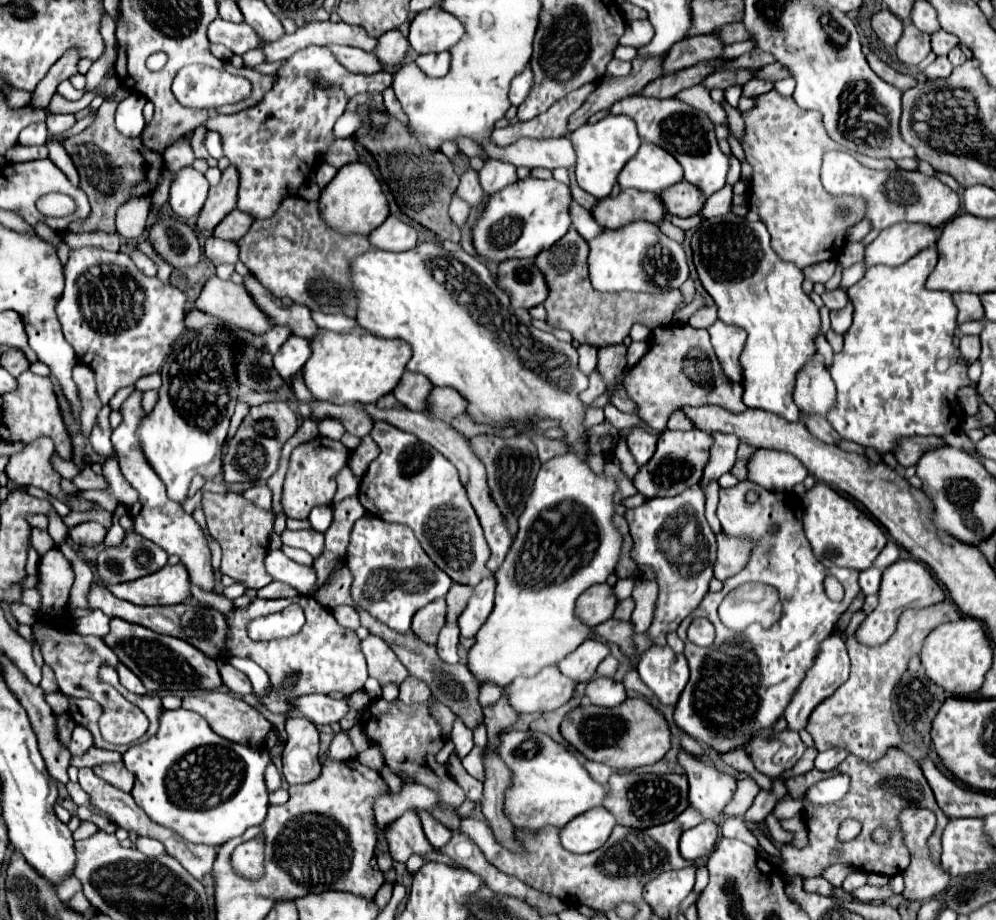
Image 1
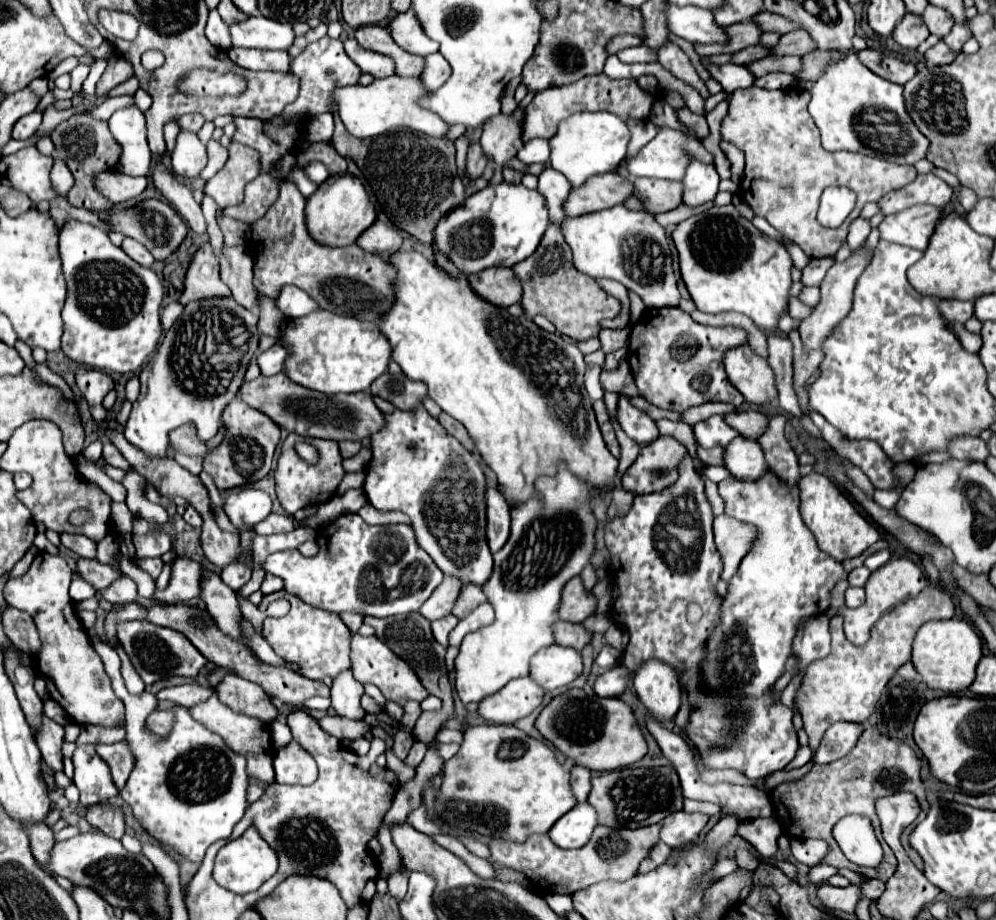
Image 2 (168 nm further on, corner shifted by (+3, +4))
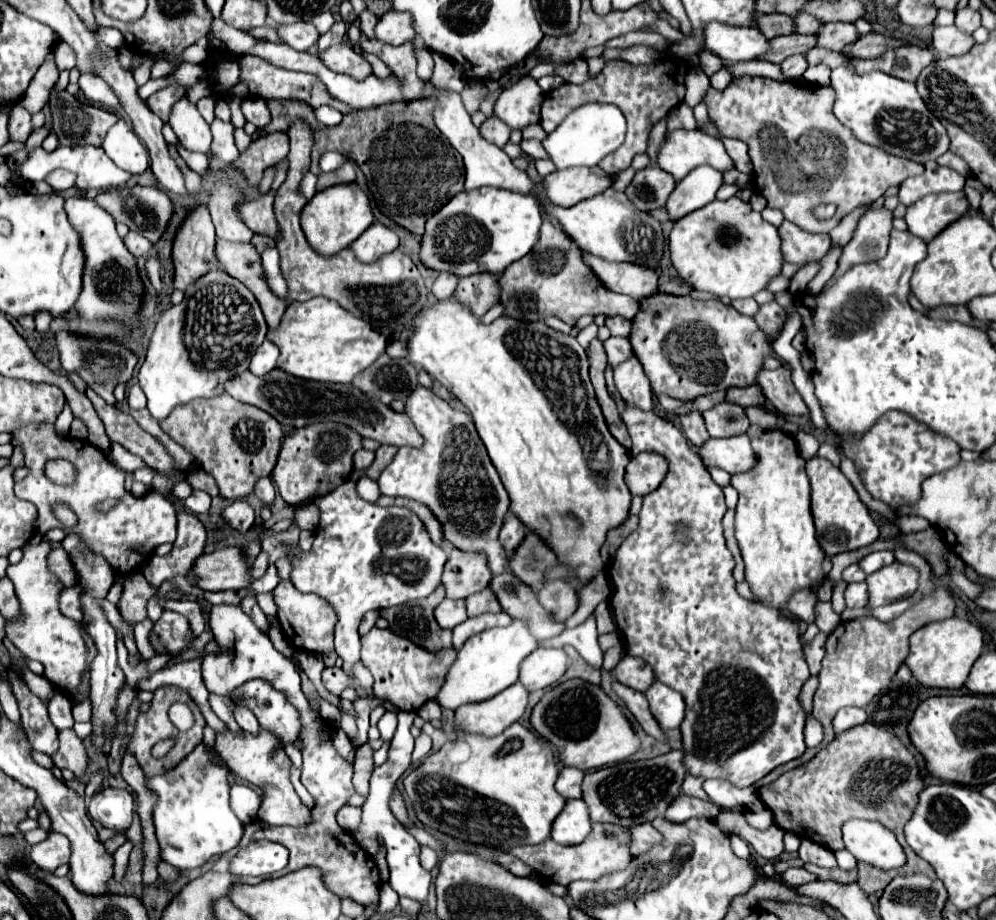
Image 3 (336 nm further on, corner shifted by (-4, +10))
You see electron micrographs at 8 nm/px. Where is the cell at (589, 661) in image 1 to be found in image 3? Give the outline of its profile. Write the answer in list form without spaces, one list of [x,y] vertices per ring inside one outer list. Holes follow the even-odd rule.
[[[538,648],[520,666],[520,682],[528,692],[554,686],[568,670],[568,654],[562,648]]]

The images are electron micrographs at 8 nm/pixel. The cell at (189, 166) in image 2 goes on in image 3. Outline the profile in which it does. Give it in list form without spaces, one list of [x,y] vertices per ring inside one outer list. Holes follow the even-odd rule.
[[[182,98],[174,104],[168,124],[172,126],[180,144],[186,150],[202,152],[202,154],[210,152],[210,148],[212,148],[210,124],[204,122],[204,118],[196,110],[196,106],[190,104],[186,98]]]

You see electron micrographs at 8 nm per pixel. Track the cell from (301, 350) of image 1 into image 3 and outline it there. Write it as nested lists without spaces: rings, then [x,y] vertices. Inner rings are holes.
[[[264,340],[264,344],[260,344],[260,348],[256,350],[256,354],[252,356],[250,372],[256,374],[256,376],[264,376],[272,368],[276,368],[278,356],[280,356],[280,350],[276,348],[276,344],[272,344],[270,340]]]

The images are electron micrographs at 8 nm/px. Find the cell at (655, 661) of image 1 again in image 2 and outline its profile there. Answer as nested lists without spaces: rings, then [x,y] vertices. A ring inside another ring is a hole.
[[[649,660],[635,672],[633,686],[639,702],[657,722],[669,722],[675,718],[681,706],[681,686],[673,668],[663,666],[663,662]]]

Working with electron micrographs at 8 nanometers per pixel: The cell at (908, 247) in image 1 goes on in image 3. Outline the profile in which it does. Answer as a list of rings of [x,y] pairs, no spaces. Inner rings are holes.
[[[964,192],[928,194],[906,208],[904,220],[908,224],[908,232],[930,242],[966,210],[968,202]]]

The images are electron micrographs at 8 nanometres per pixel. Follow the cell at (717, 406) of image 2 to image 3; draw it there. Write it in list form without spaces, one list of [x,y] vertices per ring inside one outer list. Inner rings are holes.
[[[752,384],[748,388],[730,388],[726,392],[726,402],[732,402],[732,404],[738,404],[738,406],[746,408],[746,406],[766,404],[766,398],[760,392],[760,388],[756,384]]]

